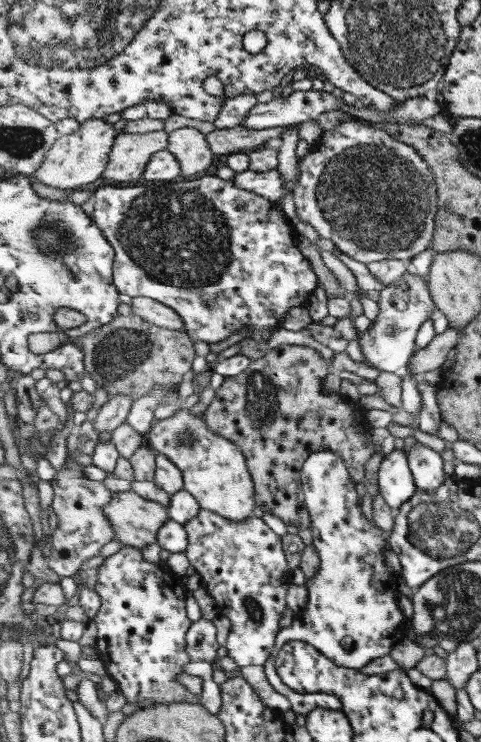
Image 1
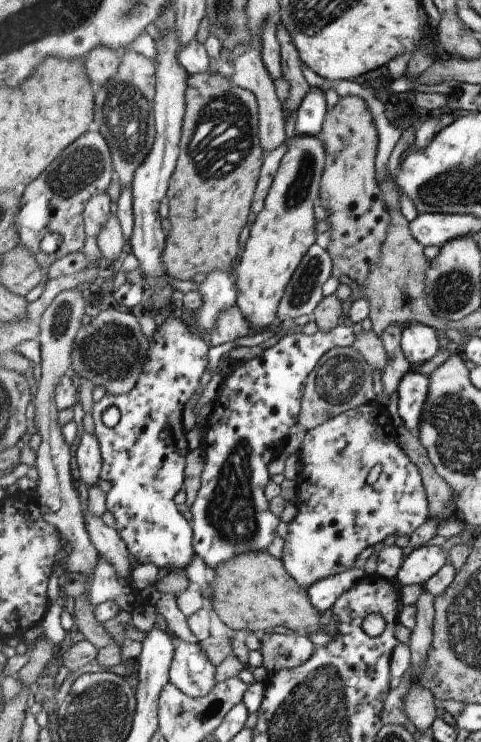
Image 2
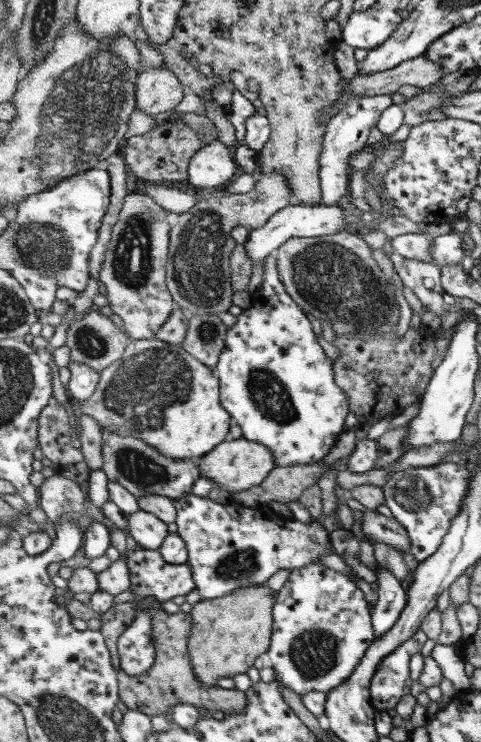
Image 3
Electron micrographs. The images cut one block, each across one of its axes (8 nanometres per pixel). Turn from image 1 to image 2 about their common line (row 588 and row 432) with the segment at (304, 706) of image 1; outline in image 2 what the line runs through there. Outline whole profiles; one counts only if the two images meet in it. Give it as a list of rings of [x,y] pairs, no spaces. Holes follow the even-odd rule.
[[[373,402],[366,405],[361,405],[347,412],[341,413],[339,416],[334,416],[326,420],[323,424],[312,428],[307,431],[304,440],[303,448],[297,454],[300,458],[302,466],[299,476],[296,478],[297,484],[297,498],[296,502],[299,504],[299,514],[295,517],[293,522],[288,524],[288,535],[284,538],[284,549],[282,552],[282,561],[290,575],[304,588],[307,589],[315,583],[326,579],[327,577],[342,573],[348,569],[354,569],[361,564],[359,556],[361,552],[374,544],[383,542],[385,538],[389,538],[391,534],[401,533],[403,535],[412,535],[419,527],[422,527],[430,518],[430,501],[426,491],[426,484],[424,483],[422,473],[416,464],[409,460],[409,456],[401,450],[399,446],[399,430],[393,426],[387,405],[380,406],[378,403]]]

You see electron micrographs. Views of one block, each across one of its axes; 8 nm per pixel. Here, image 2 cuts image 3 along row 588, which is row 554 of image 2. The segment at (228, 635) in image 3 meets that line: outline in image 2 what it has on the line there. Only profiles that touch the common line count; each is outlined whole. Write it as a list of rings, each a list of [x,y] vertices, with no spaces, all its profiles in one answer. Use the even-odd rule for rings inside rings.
[[[249,551],[237,555],[225,566],[212,572],[211,596],[208,607],[228,628],[249,630],[260,638],[277,626],[285,626],[295,632],[311,632],[321,630],[322,613],[314,607],[310,594],[286,569],[282,558],[275,558],[269,551]]]

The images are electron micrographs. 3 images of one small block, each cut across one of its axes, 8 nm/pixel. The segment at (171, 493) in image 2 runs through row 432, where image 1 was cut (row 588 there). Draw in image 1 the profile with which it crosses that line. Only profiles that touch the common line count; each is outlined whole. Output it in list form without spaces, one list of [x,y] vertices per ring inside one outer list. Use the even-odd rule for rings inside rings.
[[[123,546],[114,555],[105,558],[105,561],[98,568],[96,577],[96,581],[91,582],[93,582],[95,590],[101,595],[102,605],[95,620],[93,620],[98,628],[98,637],[94,647],[99,656],[101,656],[100,661],[104,665],[104,669],[107,674],[118,683],[119,692],[127,698],[128,702],[137,704],[137,706],[139,706],[139,711],[144,708],[149,708],[149,706],[157,706],[157,704],[173,704],[173,702],[189,702],[189,704],[199,704],[200,698],[197,697],[197,695],[191,694],[191,692],[189,692],[183,684],[176,682],[177,675],[185,673],[185,664],[193,662],[191,654],[187,654],[187,633],[194,622],[188,615],[187,597],[189,592],[185,587],[185,578],[183,578],[183,576],[178,576],[170,570],[168,571],[167,569],[163,569],[163,567],[157,563],[148,562],[145,558],[143,558],[141,549],[136,546]]]

